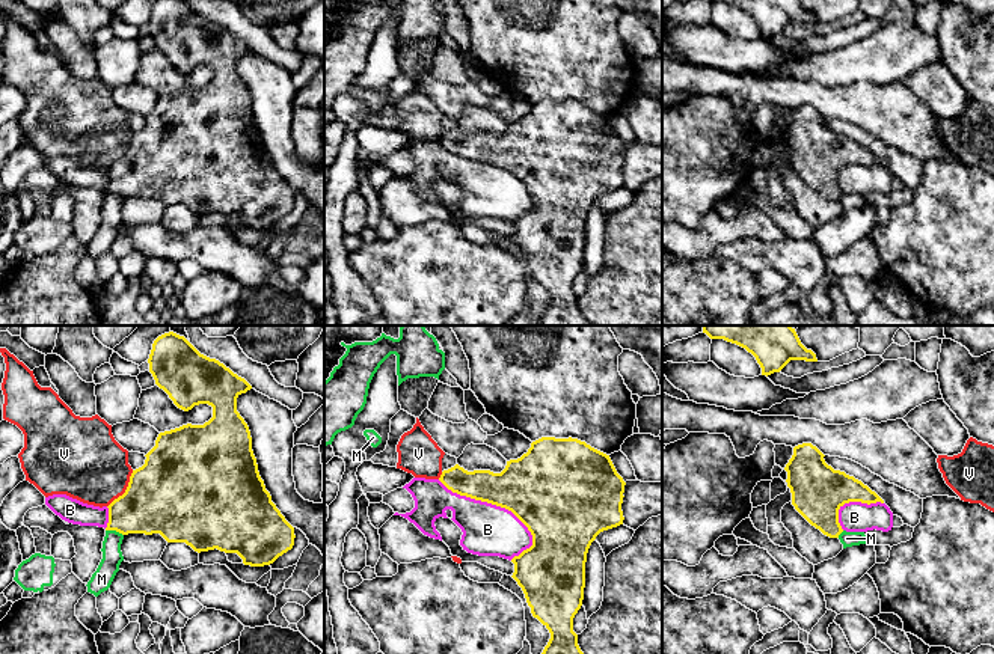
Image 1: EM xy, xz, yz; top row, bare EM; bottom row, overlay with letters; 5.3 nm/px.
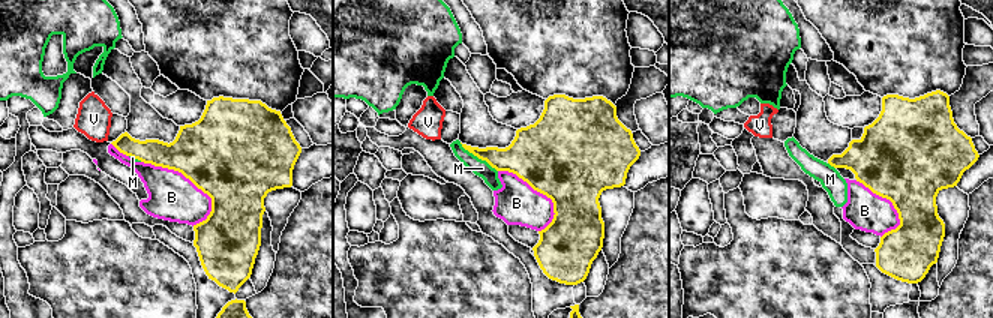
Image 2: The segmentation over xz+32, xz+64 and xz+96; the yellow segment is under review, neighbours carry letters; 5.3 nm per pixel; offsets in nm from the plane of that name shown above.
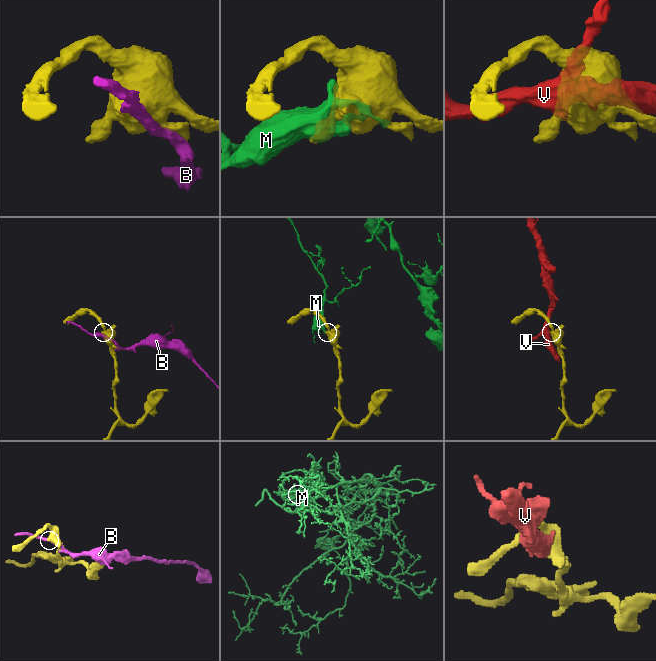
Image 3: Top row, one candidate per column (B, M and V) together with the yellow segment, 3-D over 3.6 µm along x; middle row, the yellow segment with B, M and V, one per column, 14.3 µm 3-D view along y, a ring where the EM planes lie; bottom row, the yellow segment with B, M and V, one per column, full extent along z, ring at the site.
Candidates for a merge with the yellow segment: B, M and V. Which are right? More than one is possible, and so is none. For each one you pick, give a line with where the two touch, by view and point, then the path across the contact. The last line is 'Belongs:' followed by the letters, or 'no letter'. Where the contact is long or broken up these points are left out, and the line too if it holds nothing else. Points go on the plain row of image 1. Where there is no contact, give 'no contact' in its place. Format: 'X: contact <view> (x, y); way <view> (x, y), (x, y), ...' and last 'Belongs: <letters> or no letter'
Belongs: no letter

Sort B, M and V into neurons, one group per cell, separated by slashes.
B / M / V

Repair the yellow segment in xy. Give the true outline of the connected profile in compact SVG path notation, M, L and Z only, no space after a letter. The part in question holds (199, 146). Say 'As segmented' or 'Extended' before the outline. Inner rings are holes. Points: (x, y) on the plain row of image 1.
As segmented. M157 0L148 21L155 47L163 51L173 66L189 74L195 68L213 69L213 80L204 87L183 87L160 95L155 108L145 118L145 127L133 133L128 149L109 170L106 193L128 196L160 196L167 205L186 205L195 214L220 212L237 215L244 228L264 229L294 208L294 190L285 182L259 139L252 113L247 86L237 74L237 60L252 48L216 21L201 17L186 0Z

